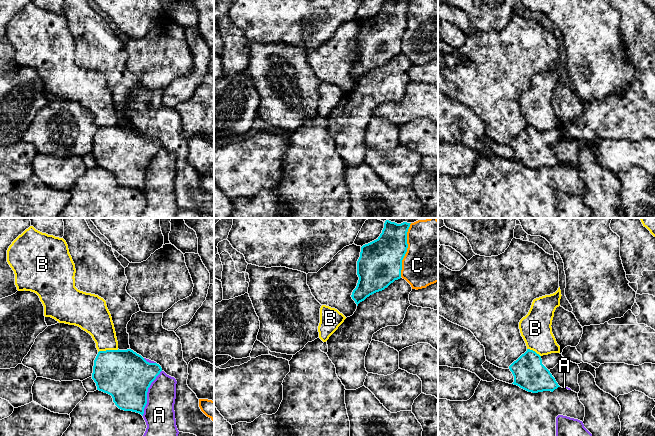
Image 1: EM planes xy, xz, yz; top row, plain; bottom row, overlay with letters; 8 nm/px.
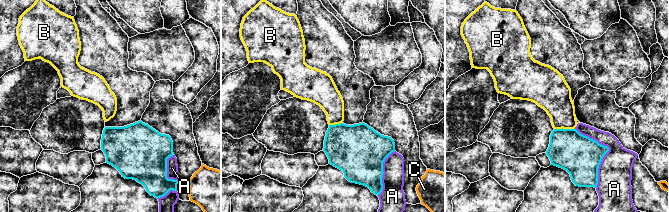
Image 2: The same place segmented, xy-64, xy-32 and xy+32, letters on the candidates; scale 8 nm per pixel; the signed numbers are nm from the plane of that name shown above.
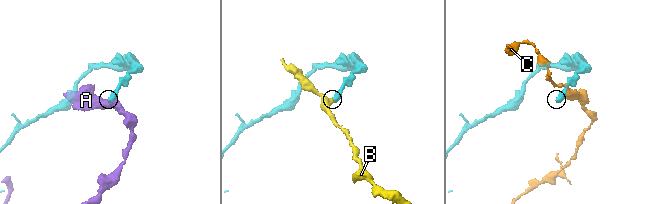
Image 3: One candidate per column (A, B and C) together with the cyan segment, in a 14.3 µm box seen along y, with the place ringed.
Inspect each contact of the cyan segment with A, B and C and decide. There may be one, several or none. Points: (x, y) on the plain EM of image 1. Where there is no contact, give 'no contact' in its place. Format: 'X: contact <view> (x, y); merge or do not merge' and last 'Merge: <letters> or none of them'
A: contact xy (146, 169); do not merge
B: contact xy (108, 126); do not merge
C: contact xz (406, 26); do not merge
Merge: none of them

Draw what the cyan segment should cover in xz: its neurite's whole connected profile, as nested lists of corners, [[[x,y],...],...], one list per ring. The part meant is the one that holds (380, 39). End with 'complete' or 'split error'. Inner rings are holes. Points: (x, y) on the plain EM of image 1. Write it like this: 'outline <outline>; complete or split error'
outline [[[384,0],[380,12],[361,23],[357,37],[359,53],[352,75],[358,80],[401,54],[410,0]]]; complete

